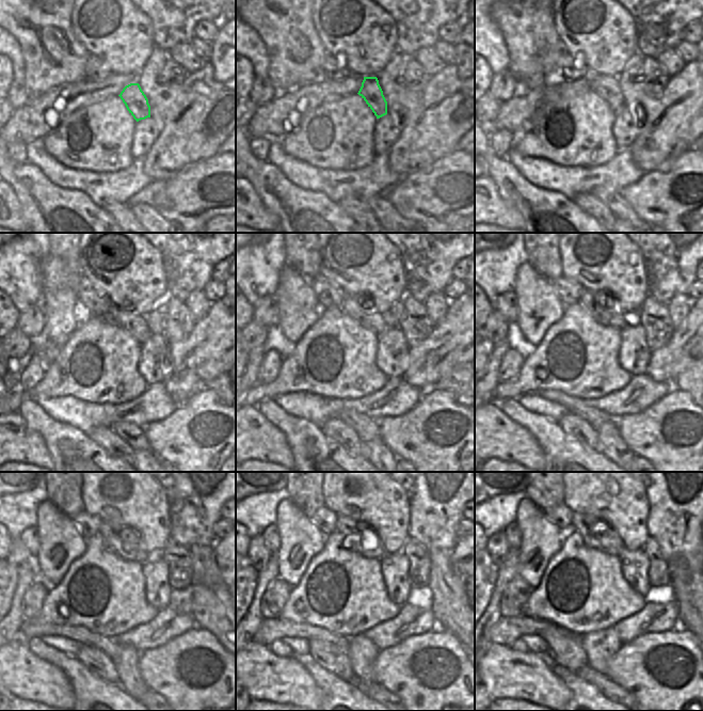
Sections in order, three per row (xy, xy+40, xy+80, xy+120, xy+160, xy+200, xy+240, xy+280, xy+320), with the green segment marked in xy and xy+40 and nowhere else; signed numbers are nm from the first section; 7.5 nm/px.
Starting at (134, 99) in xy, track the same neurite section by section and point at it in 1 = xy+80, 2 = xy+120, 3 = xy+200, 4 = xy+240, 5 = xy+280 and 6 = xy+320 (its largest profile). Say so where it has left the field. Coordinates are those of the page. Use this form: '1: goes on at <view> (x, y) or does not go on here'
1: goes on at xy+80 (608, 88)
2: goes on at xy+120 (136, 325)
3: goes on at xy+200 (610, 317)
4: goes on at xy+240 (137, 552)
5: goes on at xy+280 (347, 526)
6: goes on at xy+320 (582, 523)

